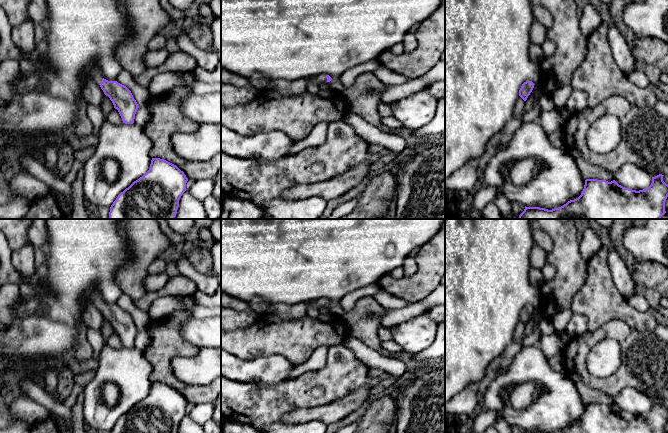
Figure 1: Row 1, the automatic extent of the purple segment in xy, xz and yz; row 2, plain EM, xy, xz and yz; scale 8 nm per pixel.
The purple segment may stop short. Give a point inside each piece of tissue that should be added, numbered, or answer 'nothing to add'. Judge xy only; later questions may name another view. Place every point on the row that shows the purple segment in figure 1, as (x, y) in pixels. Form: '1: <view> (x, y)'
1: xy (95, 75)

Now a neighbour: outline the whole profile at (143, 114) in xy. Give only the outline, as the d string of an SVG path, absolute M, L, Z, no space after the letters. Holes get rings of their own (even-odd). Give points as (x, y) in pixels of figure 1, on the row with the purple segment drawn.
M165 95L151 96L147 103L143 104L142 106L139 106L135 114L134 123L137 124L138 126L143 127L151 117L151 110L150 110L151 103L154 100L158 100L164 96Z

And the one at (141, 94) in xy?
M127 71L120 72L116 81L126 86L131 91L138 106L142 106L149 101L151 97L149 88L139 84L136 81L135 76L131 73Z

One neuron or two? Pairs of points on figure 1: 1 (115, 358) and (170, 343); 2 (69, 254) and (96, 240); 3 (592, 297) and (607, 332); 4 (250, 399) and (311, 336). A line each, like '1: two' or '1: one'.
1: two
2: one
3: two
4: two

